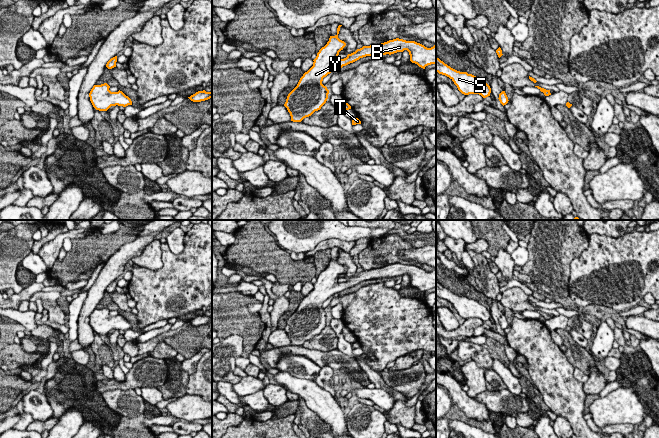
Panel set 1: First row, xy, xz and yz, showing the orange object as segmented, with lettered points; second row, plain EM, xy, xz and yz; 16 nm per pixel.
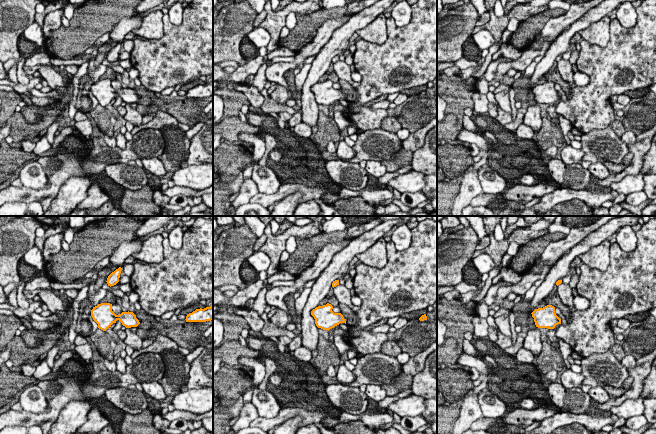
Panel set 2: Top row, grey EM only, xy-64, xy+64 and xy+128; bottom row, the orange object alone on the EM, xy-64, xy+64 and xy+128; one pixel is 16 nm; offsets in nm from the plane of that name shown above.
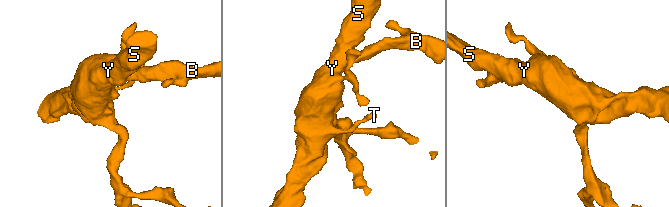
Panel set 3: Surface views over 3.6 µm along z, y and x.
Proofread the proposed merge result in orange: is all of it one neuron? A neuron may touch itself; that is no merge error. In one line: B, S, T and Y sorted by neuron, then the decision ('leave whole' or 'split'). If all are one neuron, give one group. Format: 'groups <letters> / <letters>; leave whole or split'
groups B S T Y; leave whole

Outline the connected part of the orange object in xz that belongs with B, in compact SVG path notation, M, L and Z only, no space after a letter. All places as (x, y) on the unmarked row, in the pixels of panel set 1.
M342 249L338 250L337 258L335 260L330 260L327 268L319 274L316 282L313 284L313 290L303 298L297 310L288 318L284 330L290 337L291 345L301 346L304 342L311 340L315 335L320 334L321 331L326 327L329 318L327 311L322 308L323 302L335 293L340 293L343 290L359 284L360 282L377 278L391 279L407 274L410 279L410 285L423 293L425 293L425 291L428 289L436 288L436 269L431 272L427 272L415 265L406 265L399 262L389 264L381 268L363 270L362 272L357 273L355 276L348 278L346 282L339 283L339 276L346 270L346 267L338 262L341 250Z

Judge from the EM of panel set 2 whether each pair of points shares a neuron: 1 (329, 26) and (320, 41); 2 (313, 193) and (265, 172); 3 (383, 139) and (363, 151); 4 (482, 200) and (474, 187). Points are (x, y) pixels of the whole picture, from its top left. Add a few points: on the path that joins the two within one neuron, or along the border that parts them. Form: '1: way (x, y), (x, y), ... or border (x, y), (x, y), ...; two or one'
1: way (326, 30), (322, 37); one
2: border (282, 183), (273, 193), (259, 192); two
3: way (378, 144), (368, 146); one
4: border (482, 192), (469, 204); two

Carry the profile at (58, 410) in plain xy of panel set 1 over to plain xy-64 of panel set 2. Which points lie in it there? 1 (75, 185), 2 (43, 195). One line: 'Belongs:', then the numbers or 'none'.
Belongs: 2

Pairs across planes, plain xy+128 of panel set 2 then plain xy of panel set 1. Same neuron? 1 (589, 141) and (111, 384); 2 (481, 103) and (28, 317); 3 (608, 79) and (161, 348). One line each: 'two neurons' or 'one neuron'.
1: one neuron
2: one neuron
3: two neurons

